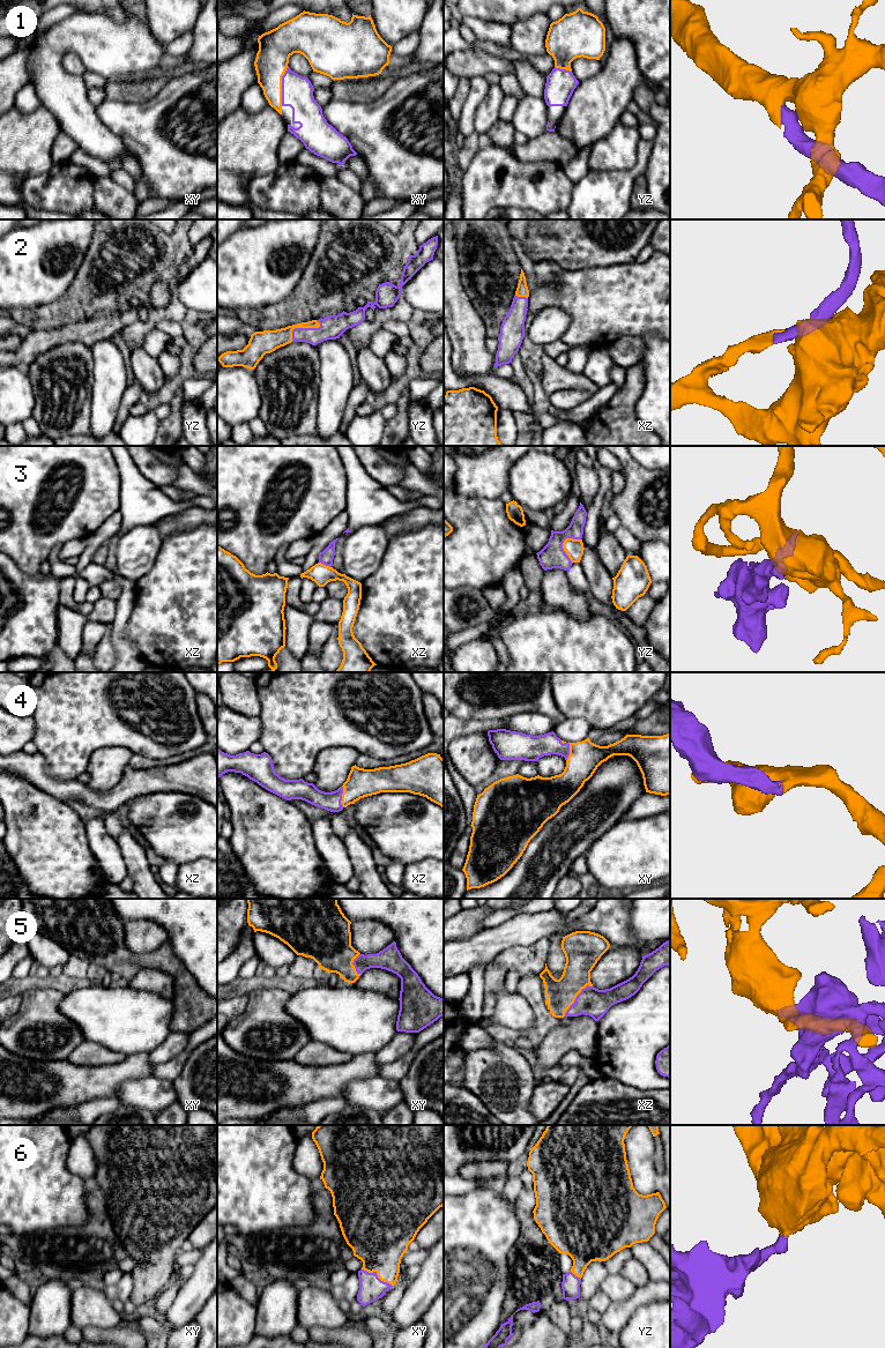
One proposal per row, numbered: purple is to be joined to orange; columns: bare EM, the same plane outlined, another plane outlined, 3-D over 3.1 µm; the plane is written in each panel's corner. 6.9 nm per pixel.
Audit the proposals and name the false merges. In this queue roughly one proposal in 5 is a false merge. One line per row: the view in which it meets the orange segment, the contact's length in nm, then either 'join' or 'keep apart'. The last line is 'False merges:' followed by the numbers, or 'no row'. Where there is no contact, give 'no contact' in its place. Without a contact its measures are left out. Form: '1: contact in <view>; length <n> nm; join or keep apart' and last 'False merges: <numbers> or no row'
1: contact in xy; length 280 nm; join
2: contact in yz; length 240 nm; join
3: contact in yz; length 190 nm; keep apart
4: contact in xz; length 150 nm; join
5: contact in xz; length 300 nm; join
6: contact in xy; length 240 nm; join
False merges: 3

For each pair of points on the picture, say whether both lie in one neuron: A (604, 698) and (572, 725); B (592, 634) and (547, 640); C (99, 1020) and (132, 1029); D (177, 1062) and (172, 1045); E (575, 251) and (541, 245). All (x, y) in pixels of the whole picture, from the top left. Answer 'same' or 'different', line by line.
A: different
B: same
C: same
D: different
E: same

